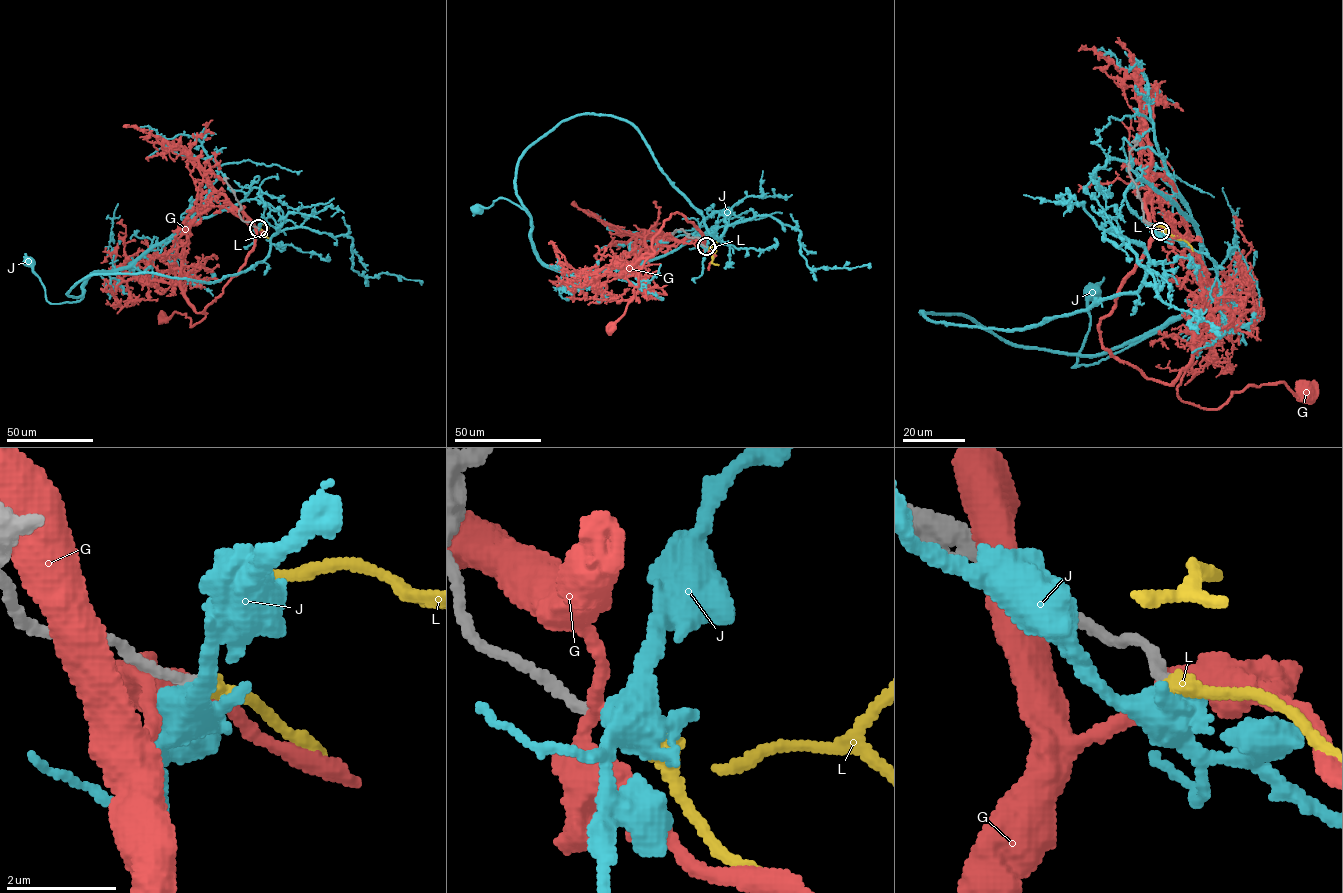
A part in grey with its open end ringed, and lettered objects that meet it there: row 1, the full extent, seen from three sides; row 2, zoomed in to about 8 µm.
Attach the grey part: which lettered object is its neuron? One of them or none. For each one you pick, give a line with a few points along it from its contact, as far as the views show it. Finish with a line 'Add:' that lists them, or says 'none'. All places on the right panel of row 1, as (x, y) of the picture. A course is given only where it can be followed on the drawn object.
L: Its course: (1159, 231), (1177, 237), (1163, 227), (1151, 224)
Add: L

